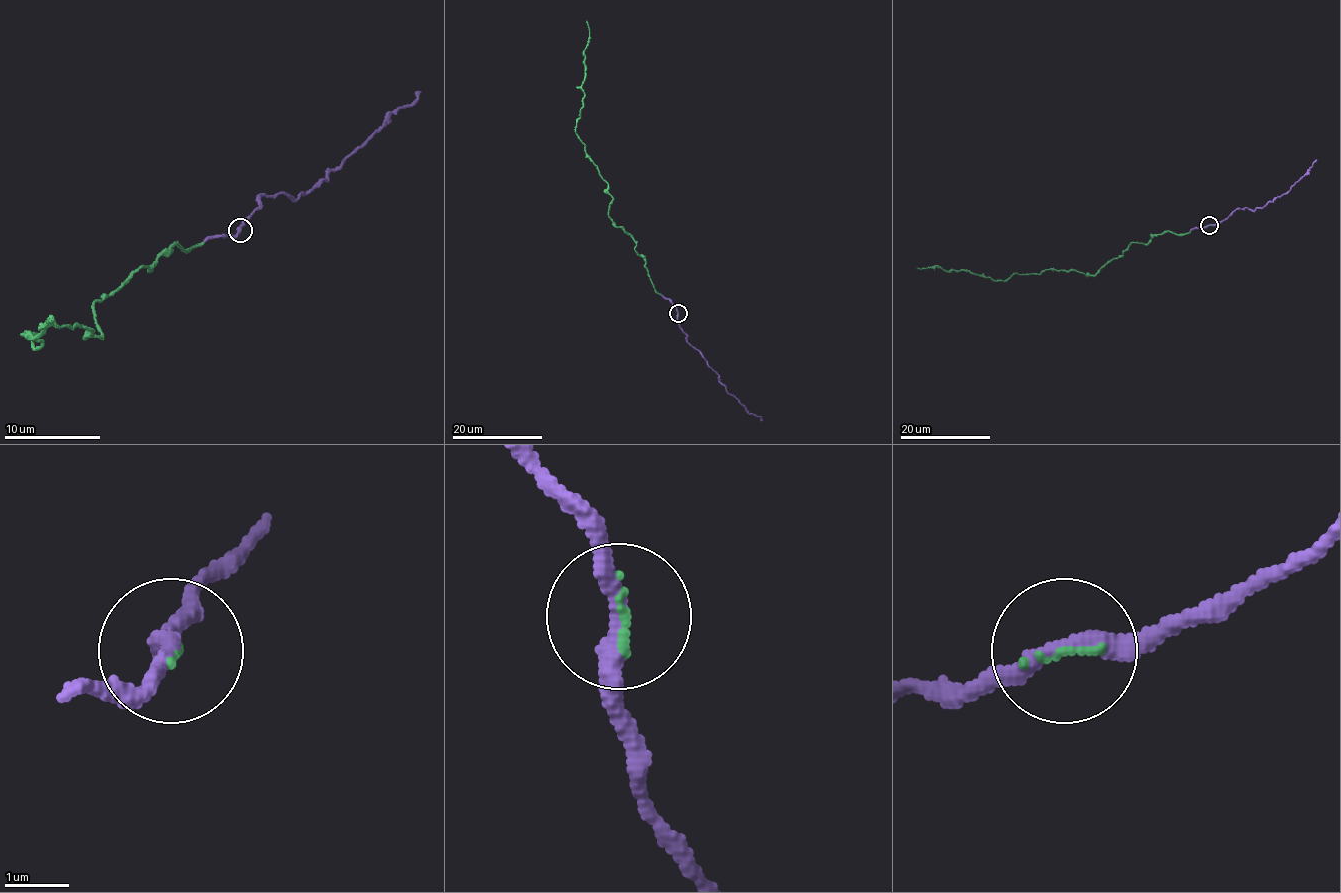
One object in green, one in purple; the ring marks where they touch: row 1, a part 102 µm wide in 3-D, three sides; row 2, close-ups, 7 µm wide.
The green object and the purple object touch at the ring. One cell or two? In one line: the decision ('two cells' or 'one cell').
one cell

